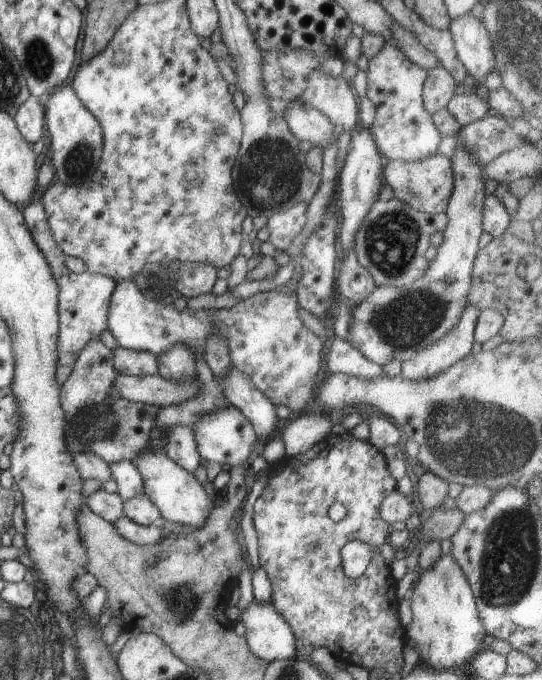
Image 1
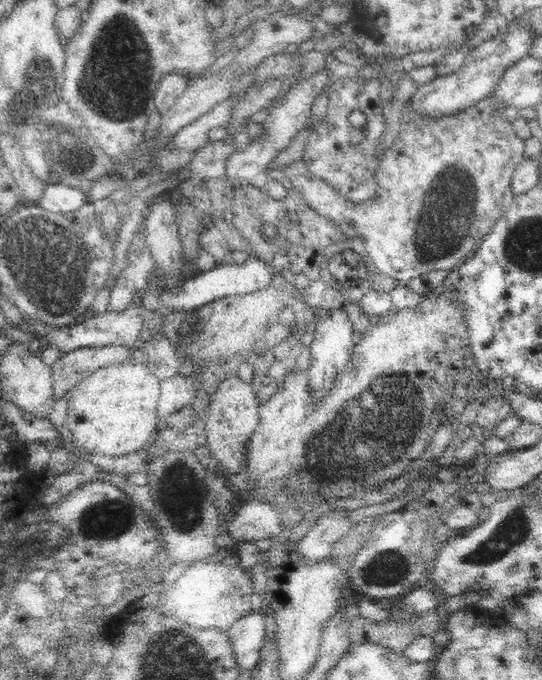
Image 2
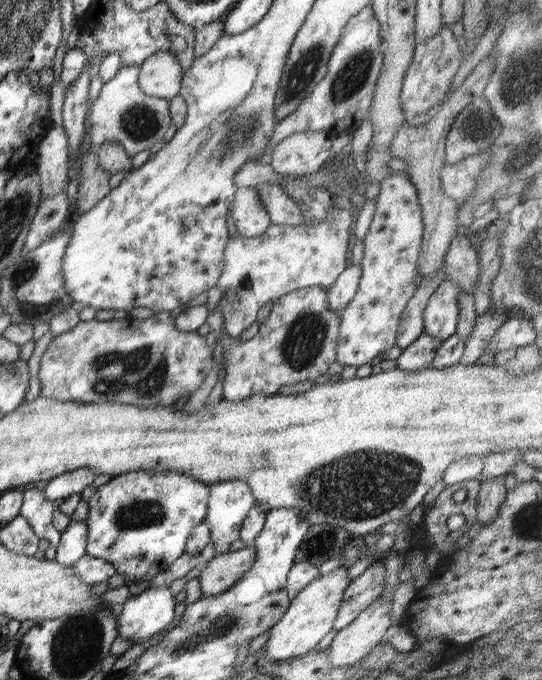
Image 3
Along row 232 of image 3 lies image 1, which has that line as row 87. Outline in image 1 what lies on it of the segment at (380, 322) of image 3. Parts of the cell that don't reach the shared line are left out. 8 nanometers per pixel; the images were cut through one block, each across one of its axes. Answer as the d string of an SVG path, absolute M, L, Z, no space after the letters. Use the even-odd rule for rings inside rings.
M392 43L385 45L368 61L366 96L376 106L375 119L368 128L378 150L390 161L423 161L436 155L443 136L423 103L427 70L420 68Z

